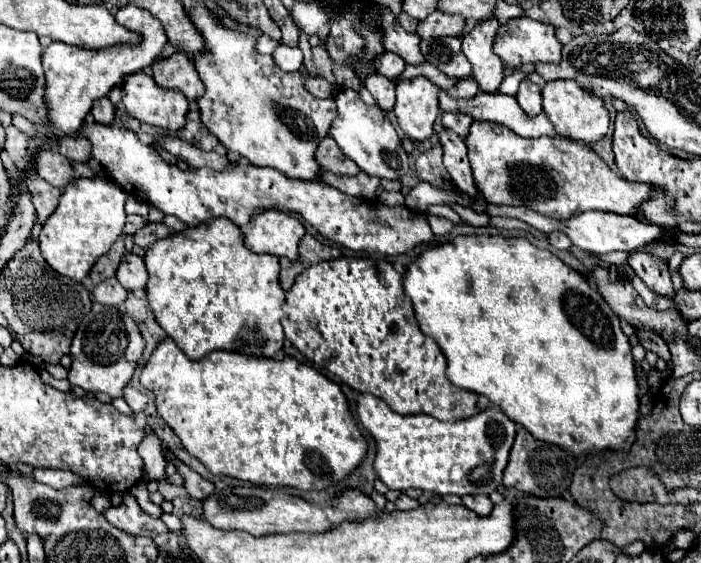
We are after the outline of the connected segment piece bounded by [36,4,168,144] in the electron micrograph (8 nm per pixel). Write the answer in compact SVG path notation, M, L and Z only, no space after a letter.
M128 4L116 12L116 20L142 34L140 46L110 46L104 50L82 50L76 46L68 46L64 42L52 42L44 54L44 74L46 74L46 92L44 92L44 104L48 110L48 124L40 130L44 138L48 138L50 144L58 144L60 136L76 136L78 128L82 128L86 114L92 108L92 102L98 98L104 98L118 82L122 82L122 76L134 74L146 66L150 66L164 50L166 36L160 28L160 20L156 20L148 10L136 8L134 4Z

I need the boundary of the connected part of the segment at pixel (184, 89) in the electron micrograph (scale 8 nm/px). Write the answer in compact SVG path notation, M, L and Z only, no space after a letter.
M178 52L166 60L158 60L152 70L158 86L180 90L190 102L196 102L204 94L204 84L194 68L194 62L186 54Z

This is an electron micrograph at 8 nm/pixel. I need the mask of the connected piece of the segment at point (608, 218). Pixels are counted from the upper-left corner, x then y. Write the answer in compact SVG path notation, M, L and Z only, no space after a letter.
M488 204L488 214L490 216L512 216L512 218L518 218L530 226L534 226L536 230L540 232L554 232L554 230L560 230L564 232L574 246L586 250L586 252L592 252L592 254L606 254L606 252L616 252L616 250L624 250L624 252L632 252L632 250L638 250L642 248L644 244L650 244L654 240L658 240L660 232L664 232L664 228L656 226L656 224L650 224L650 222L644 222L644 220L638 220L634 216L620 216L620 214L612 214L612 212L600 212L600 210L588 210L588 212L582 212L578 216L572 216L570 220L564 220L564 222L554 222L552 218L546 218L546 216L540 216L538 212L532 212L530 208L510 208L510 206L492 206Z

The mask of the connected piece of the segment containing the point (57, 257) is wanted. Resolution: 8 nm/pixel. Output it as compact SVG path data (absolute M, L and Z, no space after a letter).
M104 172L92 180L78 178L76 182L66 186L60 196L58 208L44 222L44 228L38 236L42 256L50 264L50 268L54 268L62 276L82 282L90 274L96 258L106 254L114 240L122 234L126 222L124 200L126 192Z

